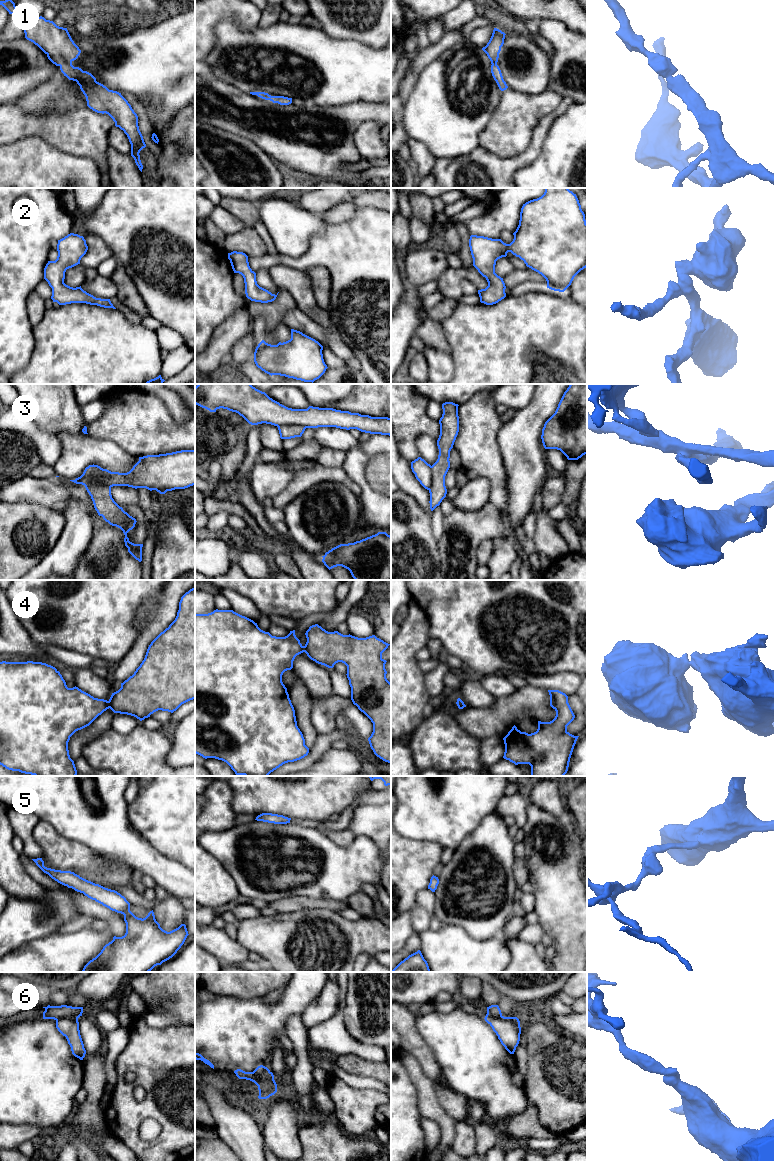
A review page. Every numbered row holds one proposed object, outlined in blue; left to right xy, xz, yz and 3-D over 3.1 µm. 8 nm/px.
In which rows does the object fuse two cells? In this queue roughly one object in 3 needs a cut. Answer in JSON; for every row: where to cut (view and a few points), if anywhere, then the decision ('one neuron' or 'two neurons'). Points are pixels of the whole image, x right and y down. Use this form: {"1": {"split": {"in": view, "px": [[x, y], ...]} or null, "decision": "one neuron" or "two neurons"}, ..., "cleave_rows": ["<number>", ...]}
{"1": {"split": null, "decision": "one neuron"}, "2": {"split": null, "decision": "one neuron"}, "3": {"split": {"in": "xz", "px": [[278, 426], [302, 425], [305, 428]]}, "decision": "two neurons"}, "4": {"split": {"in": "xy", "px": [[107, 701], [110, 707]]}, "decision": "two neurons"}, "5": {"split": null, "decision": "one neuron"}, "6": {"split": {"in": "xy", "px": [[77, 1017], [61, 1017], [56, 1020]]}, "decision": "two neurons"}, "cleave_rows": ["3", "4", "6"]}

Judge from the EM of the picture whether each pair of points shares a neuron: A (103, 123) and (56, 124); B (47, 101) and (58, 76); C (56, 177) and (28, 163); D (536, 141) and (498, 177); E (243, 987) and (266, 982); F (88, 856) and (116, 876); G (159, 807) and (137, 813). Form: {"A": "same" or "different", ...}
{"A": "same", "B": "same", "C": "same", "D": "same", "E": "same", "F": "same", "G": "same"}

